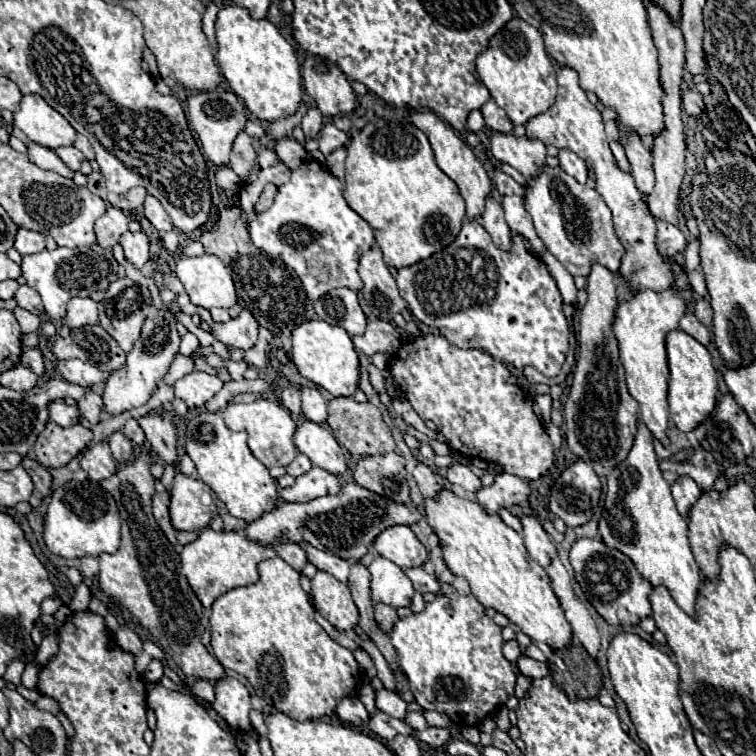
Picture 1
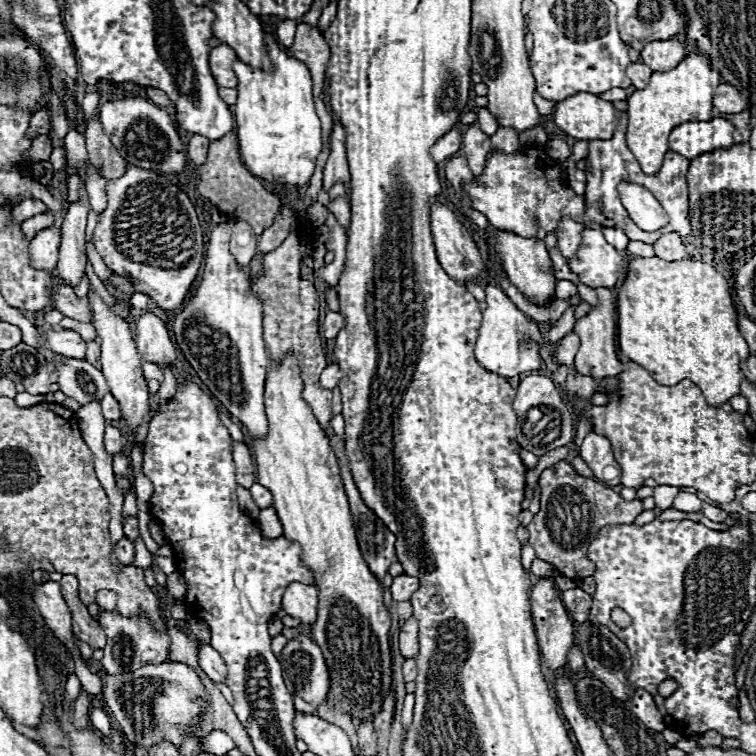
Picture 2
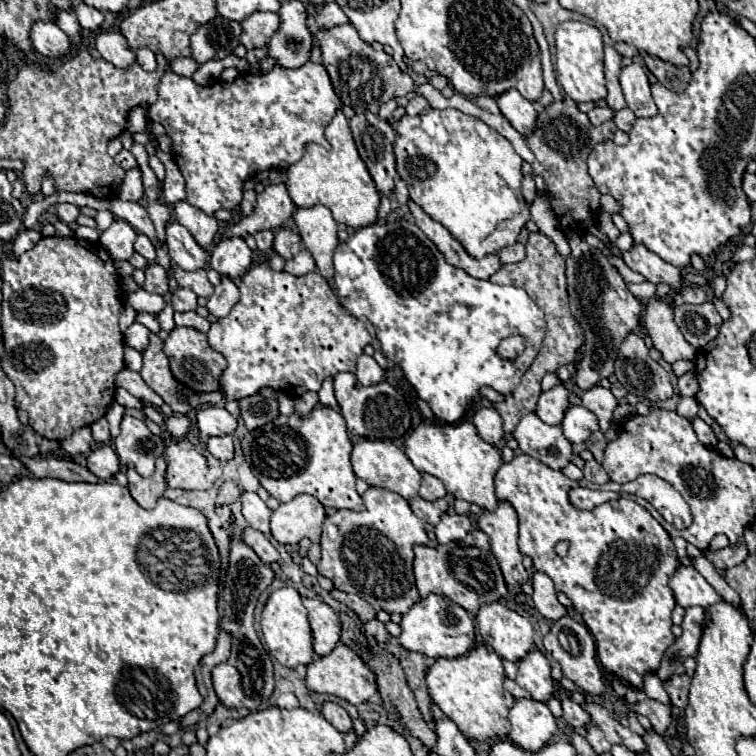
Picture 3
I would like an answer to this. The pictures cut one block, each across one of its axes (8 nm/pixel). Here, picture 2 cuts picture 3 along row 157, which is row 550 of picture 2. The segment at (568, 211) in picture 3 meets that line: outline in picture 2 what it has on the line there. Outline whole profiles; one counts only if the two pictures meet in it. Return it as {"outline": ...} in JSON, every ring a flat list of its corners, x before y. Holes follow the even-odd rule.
{"outline":[[566,460,542,472,540,488,540,512,534,514,528,524,528,542,536,550,536,558,550,562,558,572,574,580,594,574,594,564,588,560,588,544,592,544,600,528,612,524,632,524,644,510,640,500,622,500,610,486,578,476]]}

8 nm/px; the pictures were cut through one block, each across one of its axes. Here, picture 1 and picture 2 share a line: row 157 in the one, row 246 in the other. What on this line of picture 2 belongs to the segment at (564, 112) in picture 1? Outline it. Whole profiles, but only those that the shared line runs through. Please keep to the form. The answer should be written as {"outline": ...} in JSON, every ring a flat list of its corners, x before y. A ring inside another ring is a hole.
{"outline":[[584,228,578,252,566,258,568,268,590,288,612,288,616,272,624,270,624,260,614,246,604,240,602,230]]}

